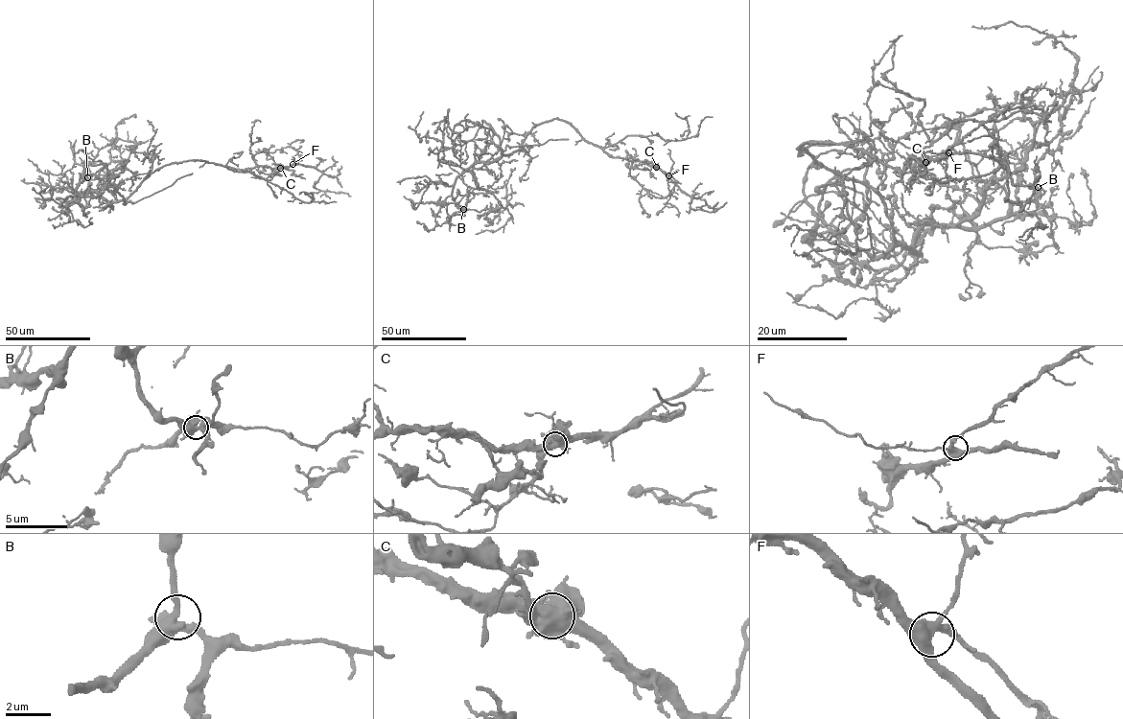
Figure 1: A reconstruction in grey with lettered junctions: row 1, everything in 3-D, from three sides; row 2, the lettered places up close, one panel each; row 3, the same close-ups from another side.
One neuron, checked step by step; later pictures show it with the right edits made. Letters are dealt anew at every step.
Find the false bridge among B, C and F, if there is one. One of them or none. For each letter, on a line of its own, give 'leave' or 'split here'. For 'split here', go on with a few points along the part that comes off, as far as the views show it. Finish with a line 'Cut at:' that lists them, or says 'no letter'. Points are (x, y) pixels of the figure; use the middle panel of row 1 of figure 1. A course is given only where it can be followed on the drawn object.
B: leave
C: split here | (656, 167), (653, 165), (650, 170), (626, 167)
F: leave
Cut at: C

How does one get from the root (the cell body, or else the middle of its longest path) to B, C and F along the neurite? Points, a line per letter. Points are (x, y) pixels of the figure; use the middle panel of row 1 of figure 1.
B: (522, 144), (517, 150), (497, 159), (475, 162), (456, 177), (452, 197), (456, 204), (463, 209)
C: (522, 144), (537, 125), (558, 119), (567, 121), (586, 140), (599, 146), (613, 157), (656, 167)
F: (522, 144), (537, 125), (558, 119), (613, 157), (643, 161), (668, 175)

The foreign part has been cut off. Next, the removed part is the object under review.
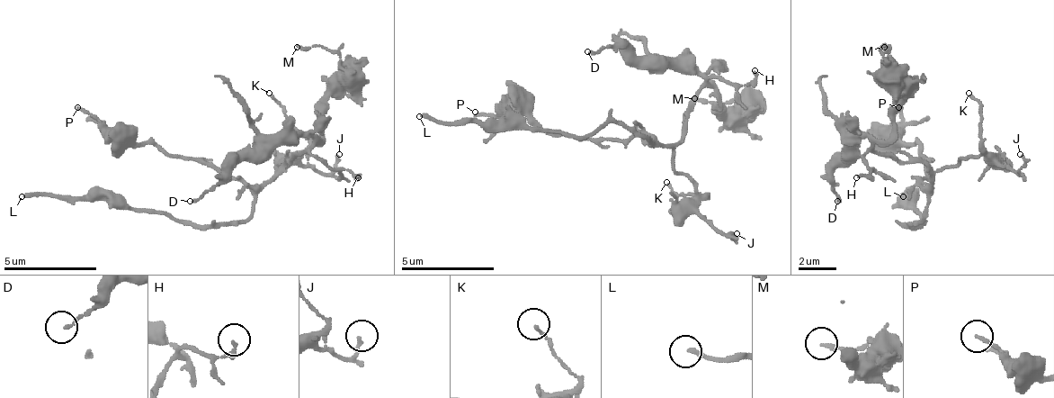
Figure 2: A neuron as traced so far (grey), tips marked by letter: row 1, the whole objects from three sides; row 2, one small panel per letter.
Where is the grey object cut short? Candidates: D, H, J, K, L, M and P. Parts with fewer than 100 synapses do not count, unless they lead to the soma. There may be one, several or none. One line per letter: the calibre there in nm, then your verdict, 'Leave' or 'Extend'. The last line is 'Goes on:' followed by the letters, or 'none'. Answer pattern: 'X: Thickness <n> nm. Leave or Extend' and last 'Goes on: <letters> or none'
D: Thickness 130 nm. Leave
H: Thickness 200 nm. Leave
J: Thickness 150 nm. Leave
K: Thickness 100 nm. Leave
L: Thickness 190 nm. Extend
M: Thickness 160 nm. Leave
P: Thickness 150 nm. Leave
Goes on: L

